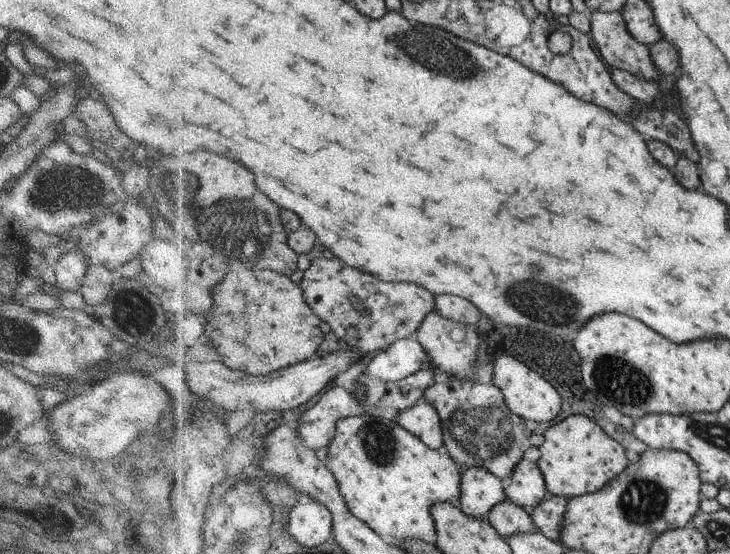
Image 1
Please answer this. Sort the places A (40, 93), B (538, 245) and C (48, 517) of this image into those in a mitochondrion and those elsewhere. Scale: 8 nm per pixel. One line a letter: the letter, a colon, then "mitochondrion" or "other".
A: other
B: other
C: other

